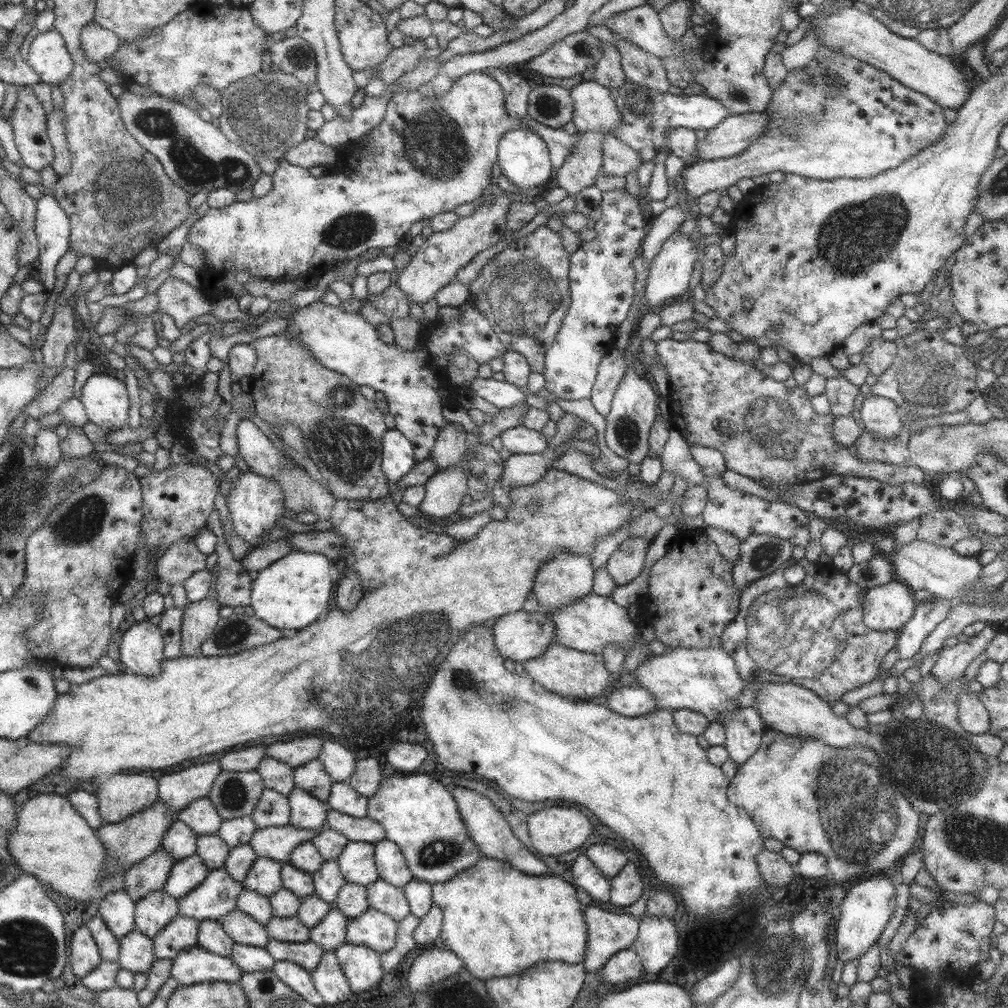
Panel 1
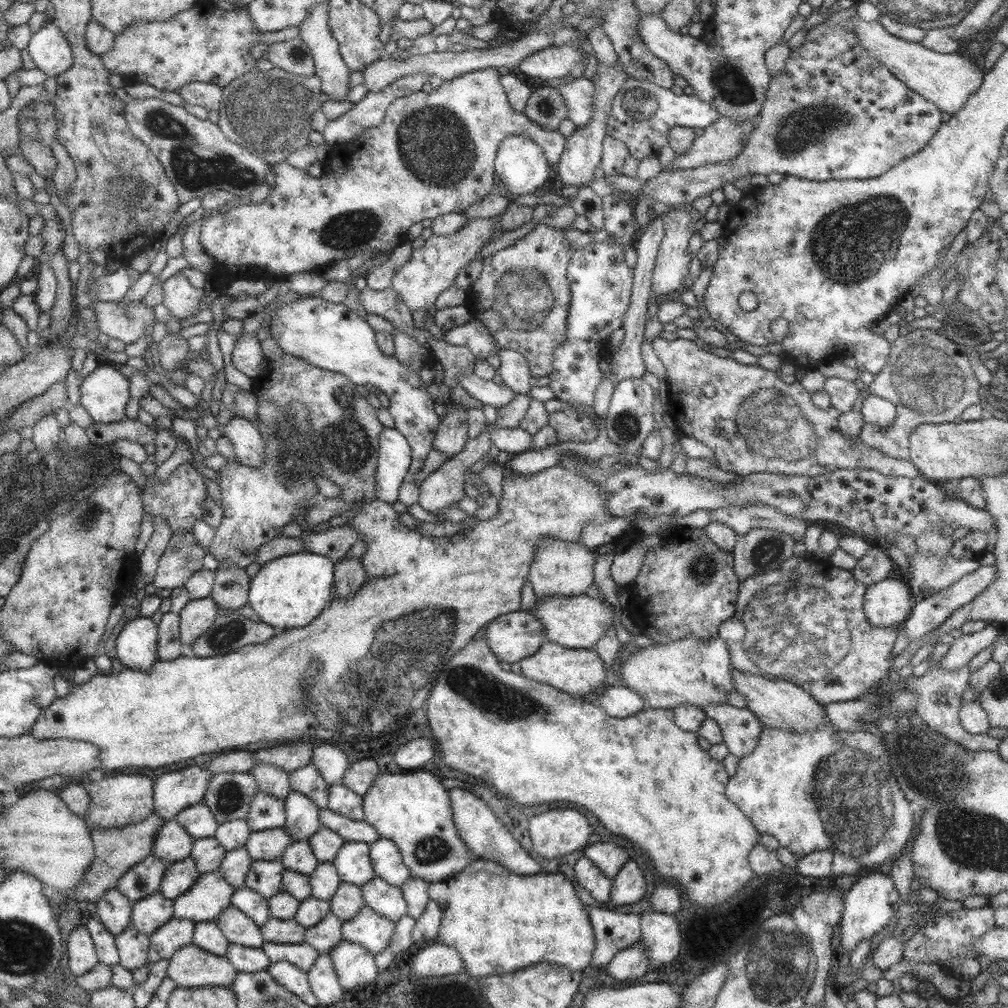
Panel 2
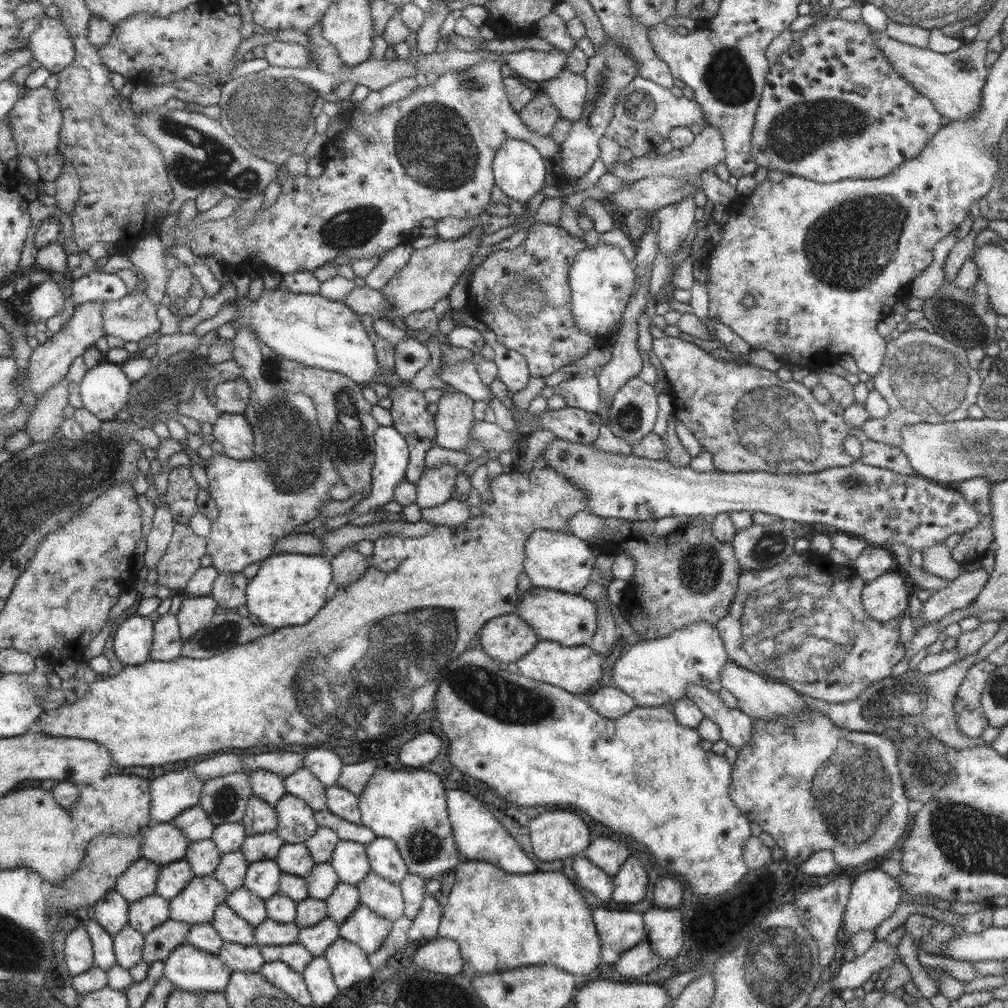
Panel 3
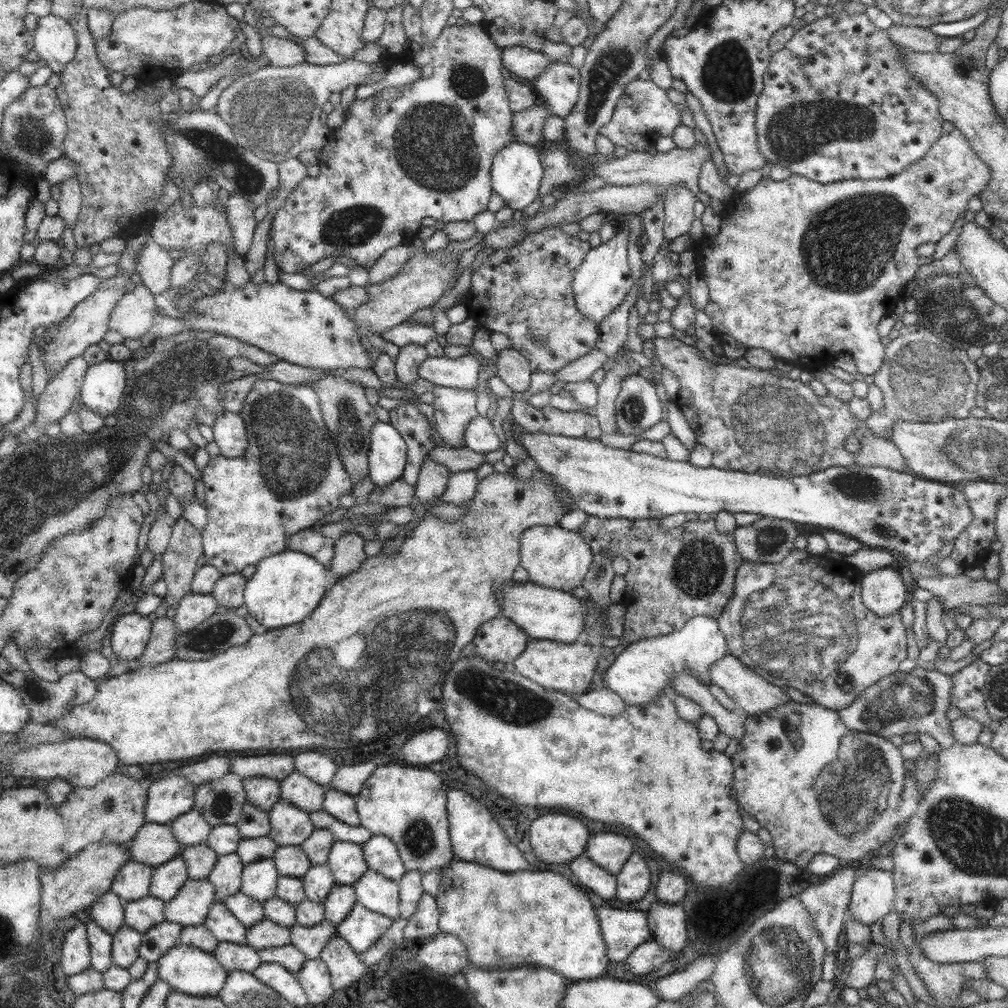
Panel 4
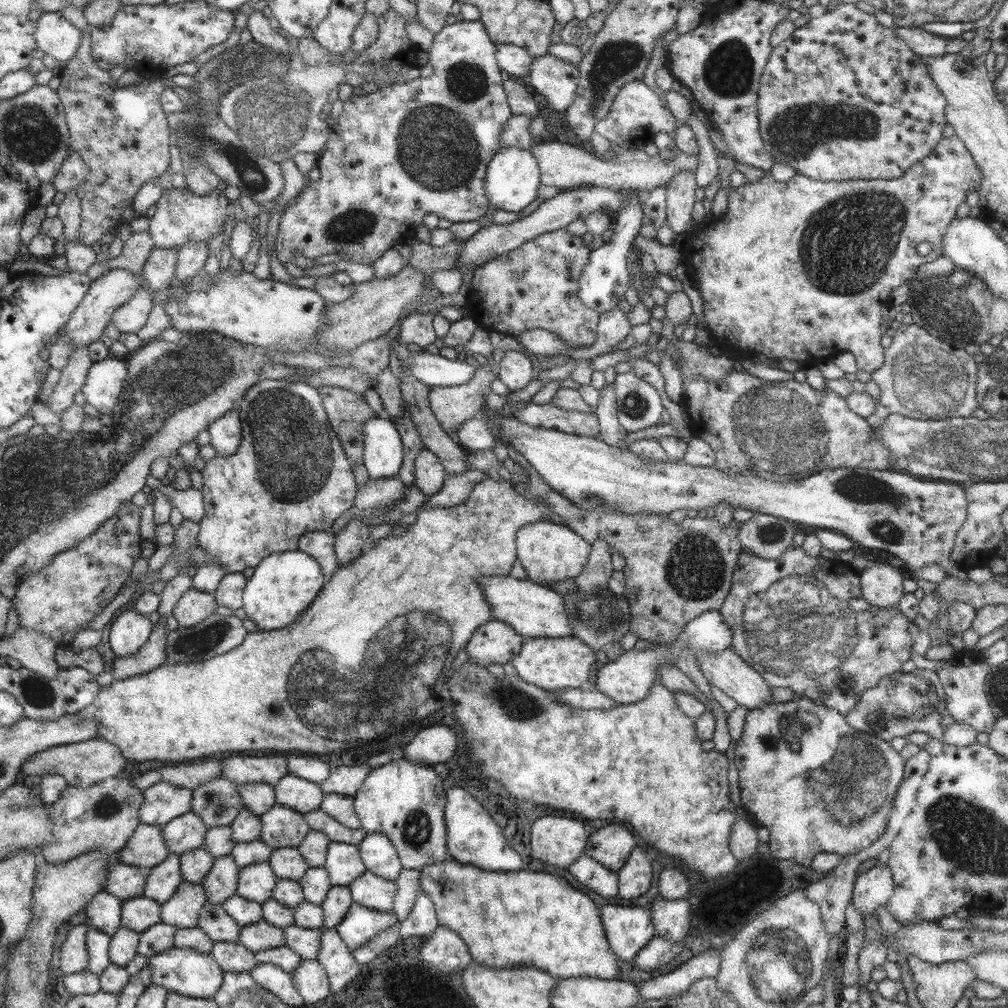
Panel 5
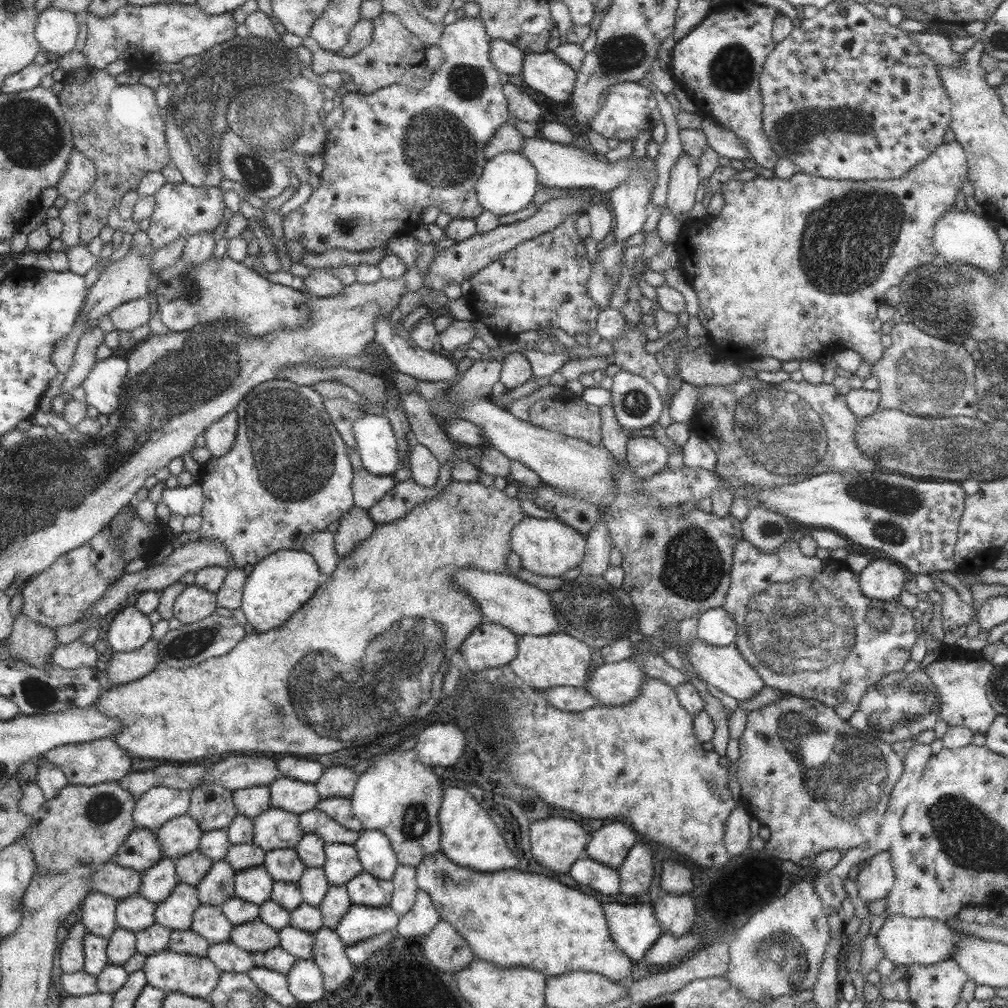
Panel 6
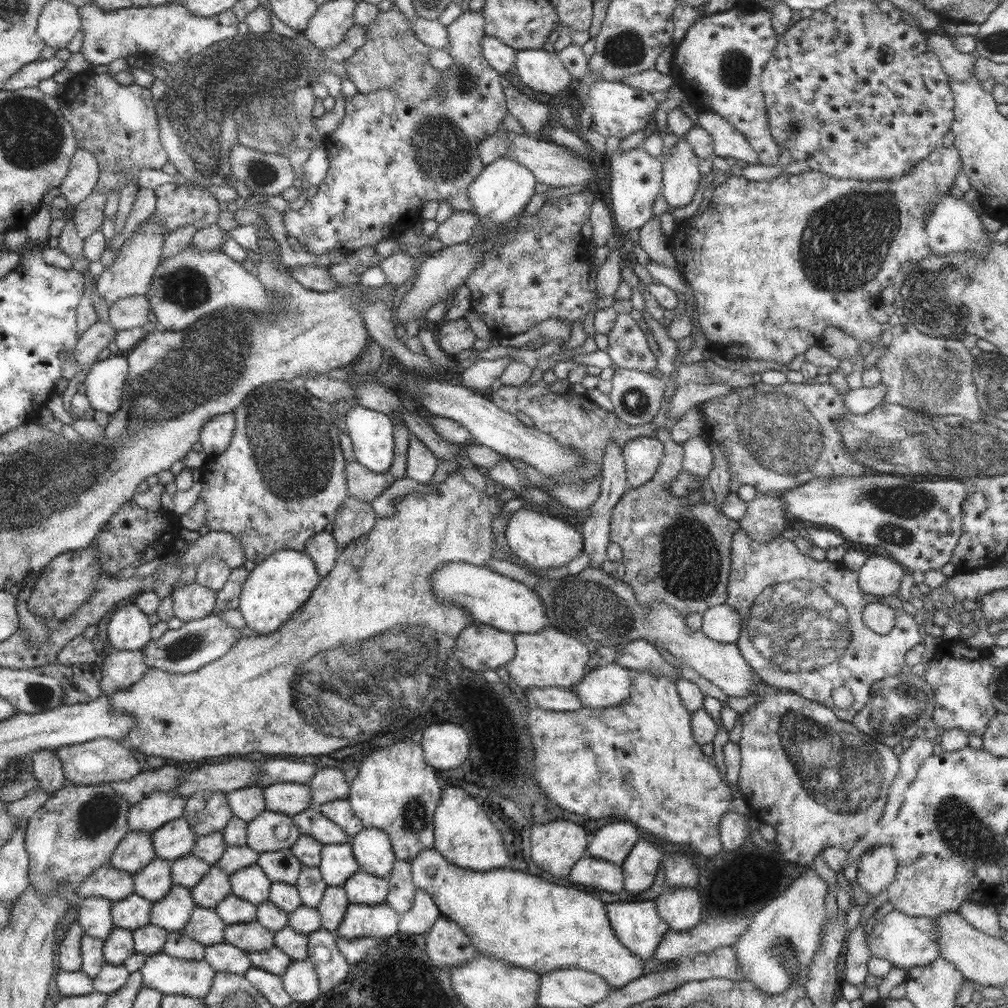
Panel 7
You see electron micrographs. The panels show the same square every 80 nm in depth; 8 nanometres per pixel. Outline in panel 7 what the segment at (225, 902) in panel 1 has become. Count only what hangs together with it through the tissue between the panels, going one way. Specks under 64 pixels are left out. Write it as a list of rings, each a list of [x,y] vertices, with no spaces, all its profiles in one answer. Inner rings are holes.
[[[173,884],[163,899],[152,904],[150,922],[167,933],[180,931],[190,919],[193,907],[191,890]]]

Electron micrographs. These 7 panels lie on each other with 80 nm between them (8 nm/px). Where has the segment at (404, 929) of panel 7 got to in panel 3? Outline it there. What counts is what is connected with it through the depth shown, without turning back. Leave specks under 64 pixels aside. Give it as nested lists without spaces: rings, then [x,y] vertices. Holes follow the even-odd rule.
[[[426,895],[418,914],[412,918],[411,926],[406,930],[406,938],[414,941],[418,941],[419,938],[425,938],[428,941],[435,939],[440,918],[441,913],[437,902]]]

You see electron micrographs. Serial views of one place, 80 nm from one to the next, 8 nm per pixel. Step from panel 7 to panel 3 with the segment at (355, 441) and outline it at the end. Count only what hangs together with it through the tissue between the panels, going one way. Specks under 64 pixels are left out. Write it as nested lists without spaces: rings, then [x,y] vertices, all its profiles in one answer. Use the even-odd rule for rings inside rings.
[[[379,425],[374,432],[374,464],[370,470],[370,491],[364,499],[361,499],[358,504],[353,506],[353,514],[348,518],[348,524],[359,524],[357,518],[359,514],[367,514],[374,507],[381,507],[386,502],[391,500],[391,493],[395,486],[405,480],[406,466],[409,462],[409,446],[406,444],[406,439],[390,426]]]

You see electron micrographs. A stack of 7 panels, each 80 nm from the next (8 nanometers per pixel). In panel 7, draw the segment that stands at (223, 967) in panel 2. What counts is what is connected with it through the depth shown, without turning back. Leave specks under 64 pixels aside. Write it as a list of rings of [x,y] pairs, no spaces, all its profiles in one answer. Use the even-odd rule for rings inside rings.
[[[159,953],[150,955],[140,970],[144,985],[163,995],[203,998],[214,978],[214,969],[205,960],[181,960]]]

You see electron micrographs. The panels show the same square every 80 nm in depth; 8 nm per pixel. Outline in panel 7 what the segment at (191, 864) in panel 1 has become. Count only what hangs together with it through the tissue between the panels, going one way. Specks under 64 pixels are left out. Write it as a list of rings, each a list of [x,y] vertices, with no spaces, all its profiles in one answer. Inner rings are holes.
[[[157,857],[141,872],[134,875],[135,893],[152,904],[163,899],[173,886],[170,879],[170,863]]]

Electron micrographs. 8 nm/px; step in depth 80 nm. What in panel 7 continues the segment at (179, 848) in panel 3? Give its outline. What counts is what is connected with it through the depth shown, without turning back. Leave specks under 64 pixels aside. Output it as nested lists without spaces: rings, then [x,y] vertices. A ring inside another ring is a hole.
[[[130,831],[115,849],[110,864],[136,875],[157,857],[151,833]]]

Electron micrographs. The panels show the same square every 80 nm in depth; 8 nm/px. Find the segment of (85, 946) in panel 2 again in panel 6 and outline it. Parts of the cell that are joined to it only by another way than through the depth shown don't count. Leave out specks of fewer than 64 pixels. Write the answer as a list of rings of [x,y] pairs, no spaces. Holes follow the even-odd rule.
[[[76,922],[60,949],[60,963],[64,973],[76,973],[86,968],[86,925]]]

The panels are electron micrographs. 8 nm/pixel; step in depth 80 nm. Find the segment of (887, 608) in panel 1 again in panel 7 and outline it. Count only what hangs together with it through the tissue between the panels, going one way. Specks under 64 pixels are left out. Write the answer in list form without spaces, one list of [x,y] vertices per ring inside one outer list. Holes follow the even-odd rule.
[[[869,556],[858,569],[858,587],[862,593],[884,597],[897,590],[903,576],[898,562],[881,556]]]

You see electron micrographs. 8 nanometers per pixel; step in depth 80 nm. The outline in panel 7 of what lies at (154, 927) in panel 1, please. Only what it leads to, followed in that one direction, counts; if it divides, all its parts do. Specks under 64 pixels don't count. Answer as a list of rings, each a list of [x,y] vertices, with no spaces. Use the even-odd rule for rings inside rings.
[[[136,893],[111,905],[111,914],[116,926],[132,931],[150,923],[151,911],[152,903]]]

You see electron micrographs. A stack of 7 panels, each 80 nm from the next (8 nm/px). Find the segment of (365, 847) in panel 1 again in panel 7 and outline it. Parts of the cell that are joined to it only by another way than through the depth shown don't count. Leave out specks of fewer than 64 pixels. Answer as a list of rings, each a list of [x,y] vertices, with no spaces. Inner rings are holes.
[[[349,842],[341,844],[326,844],[320,848],[320,860],[316,866],[327,887],[341,887],[347,879],[358,870],[358,863],[354,859]]]

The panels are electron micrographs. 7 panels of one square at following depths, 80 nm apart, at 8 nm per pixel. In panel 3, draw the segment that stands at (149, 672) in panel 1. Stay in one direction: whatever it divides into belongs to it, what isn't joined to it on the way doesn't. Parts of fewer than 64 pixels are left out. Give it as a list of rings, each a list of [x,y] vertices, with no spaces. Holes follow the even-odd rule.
[[[157,596],[141,598],[137,613],[129,616],[126,620],[118,620],[114,627],[114,652],[117,658],[125,665],[137,666],[147,662],[154,645],[154,624],[151,616],[159,608],[159,598]]]

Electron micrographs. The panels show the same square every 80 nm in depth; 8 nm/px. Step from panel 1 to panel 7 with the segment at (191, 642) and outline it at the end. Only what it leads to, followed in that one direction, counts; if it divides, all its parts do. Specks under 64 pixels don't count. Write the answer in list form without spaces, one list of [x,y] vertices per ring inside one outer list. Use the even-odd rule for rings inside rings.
[[[195,580],[186,584],[176,583],[177,586],[170,592],[175,618],[185,622],[211,615],[216,603],[213,589],[200,585]]]

